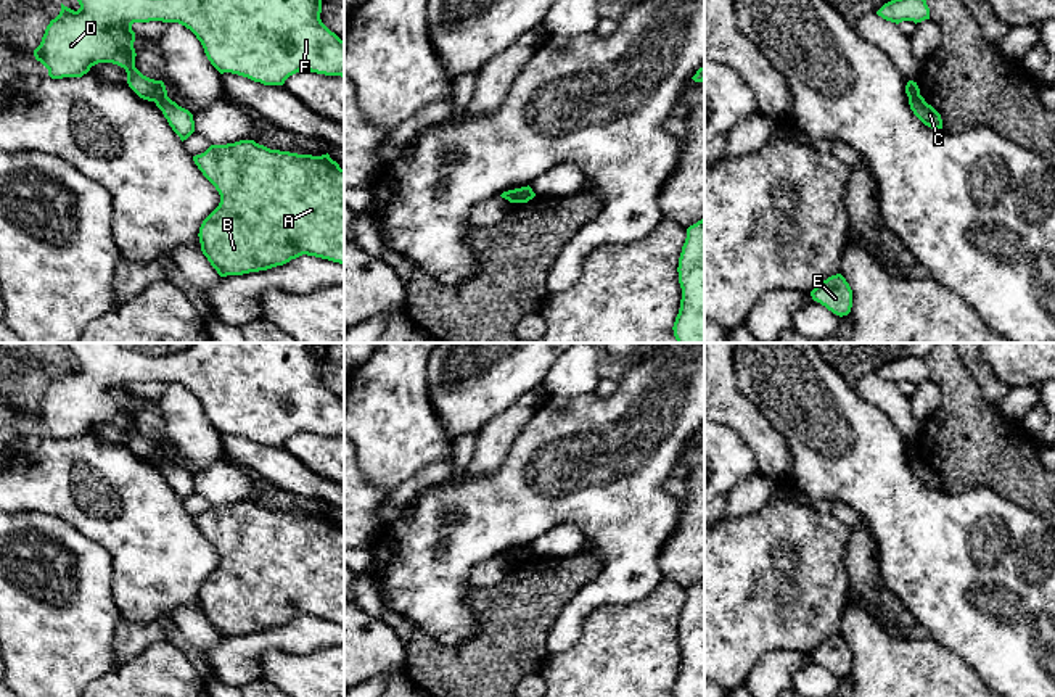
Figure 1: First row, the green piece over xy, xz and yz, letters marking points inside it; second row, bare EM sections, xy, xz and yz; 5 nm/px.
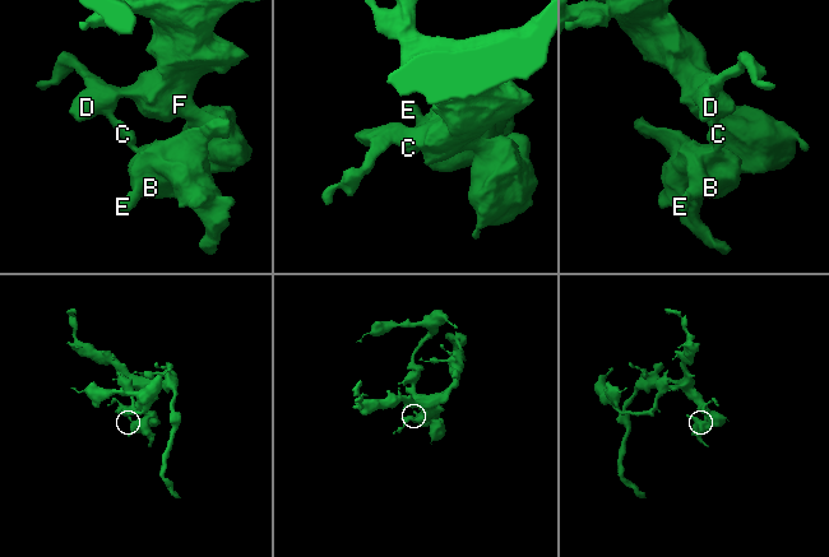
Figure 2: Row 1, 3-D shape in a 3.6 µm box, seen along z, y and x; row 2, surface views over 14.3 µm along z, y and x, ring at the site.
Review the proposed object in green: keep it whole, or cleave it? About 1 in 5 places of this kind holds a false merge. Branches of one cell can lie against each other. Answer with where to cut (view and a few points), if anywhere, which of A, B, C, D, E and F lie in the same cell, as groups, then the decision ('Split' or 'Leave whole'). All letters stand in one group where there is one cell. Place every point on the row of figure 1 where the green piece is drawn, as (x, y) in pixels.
Split along xy (166, 94), (155, 102). Groups: A B C E / D F. Split

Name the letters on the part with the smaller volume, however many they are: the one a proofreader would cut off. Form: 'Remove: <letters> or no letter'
Remove: A, B, C, E

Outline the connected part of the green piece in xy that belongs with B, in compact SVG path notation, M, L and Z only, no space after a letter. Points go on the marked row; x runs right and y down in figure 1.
M240 140L211 145L193 161L220 195L219 206L203 221L198 233L203 254L220 277L267 270L302 254L344 264L344 169L328 153L298 155Z

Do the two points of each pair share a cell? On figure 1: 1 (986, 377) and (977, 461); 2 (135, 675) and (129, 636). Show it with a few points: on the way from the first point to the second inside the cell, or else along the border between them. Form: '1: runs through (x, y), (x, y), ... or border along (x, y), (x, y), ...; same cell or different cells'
1: border along (962, 364), (981, 396), (991, 406); different cells
2: border along (164, 638), (150, 643), (134, 657), (116, 667); different cells

